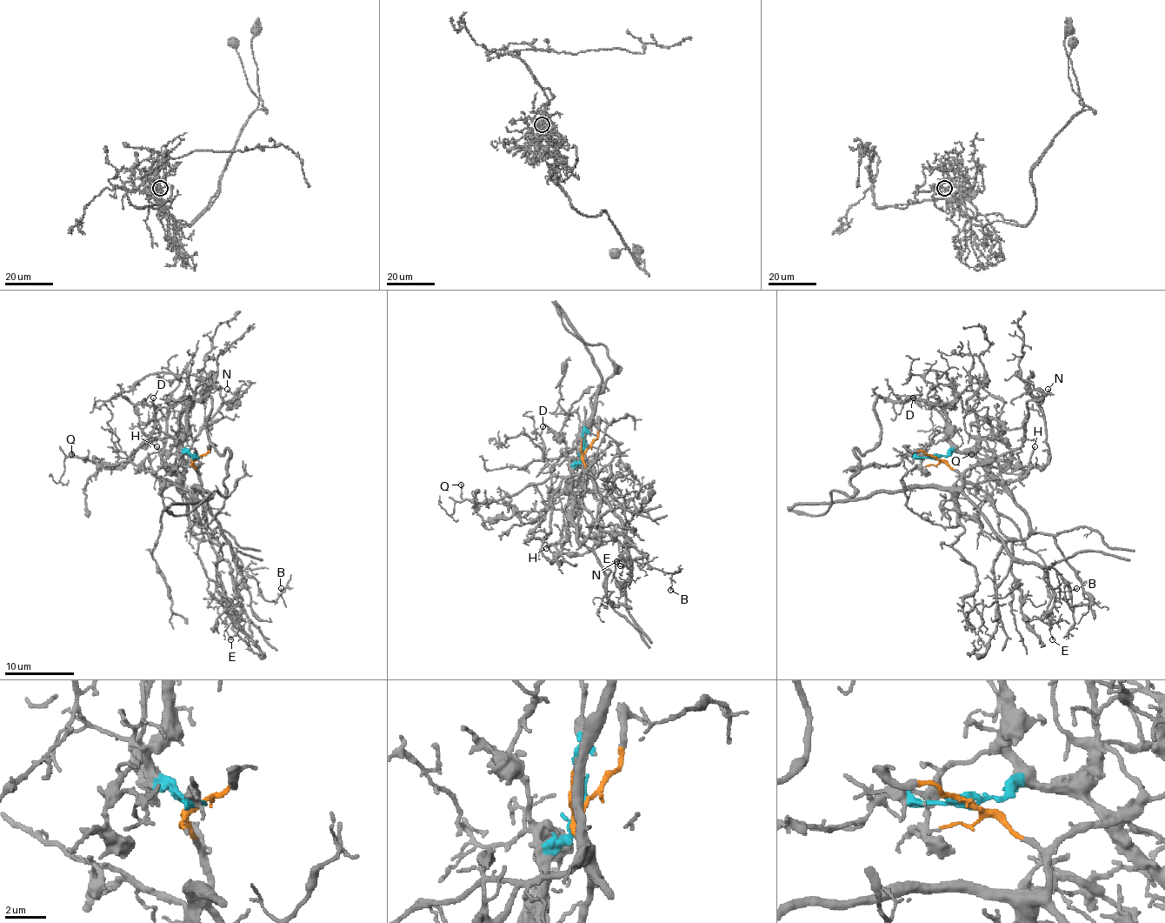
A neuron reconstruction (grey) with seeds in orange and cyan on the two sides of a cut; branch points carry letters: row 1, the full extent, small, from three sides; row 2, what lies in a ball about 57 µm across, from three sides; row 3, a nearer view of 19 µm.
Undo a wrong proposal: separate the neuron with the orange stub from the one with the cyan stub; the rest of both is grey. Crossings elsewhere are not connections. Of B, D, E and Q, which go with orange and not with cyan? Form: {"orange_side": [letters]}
{"orange_side": ["B", "E"]}

